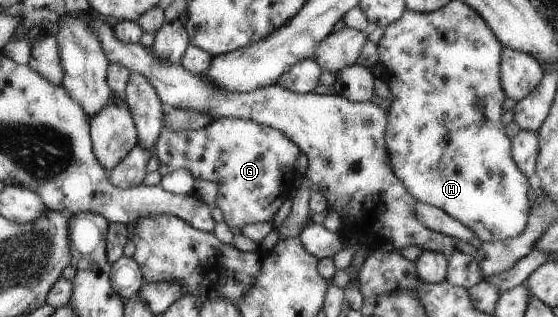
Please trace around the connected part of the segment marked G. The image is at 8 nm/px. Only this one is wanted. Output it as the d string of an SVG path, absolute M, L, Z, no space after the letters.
M230 117L215 119L208 125L195 130L174 131L163 127L160 129L160 135L156 137L156 141L154 141L154 147L150 149L150 154L154 155L154 157L158 159L157 169L160 175L164 175L165 173L170 173L175 169L182 168L188 169L188 171L192 173L192 177L194 179L205 179L206 181L216 183L217 193L214 203L222 212L224 223L229 227L229 229L234 229L234 227L236 227L236 229L241 229L242 225L246 224L272 222L274 215L276 215L276 211L278 211L278 208L282 205L284 200L292 196L293 187L297 184L298 172L294 168L294 163L296 162L296 159L298 159L300 153L301 152L300 149L298 149L298 146L295 143L292 143L292 141L290 141L280 130L268 127L266 125L260 125L254 121L250 121L250 119Z

